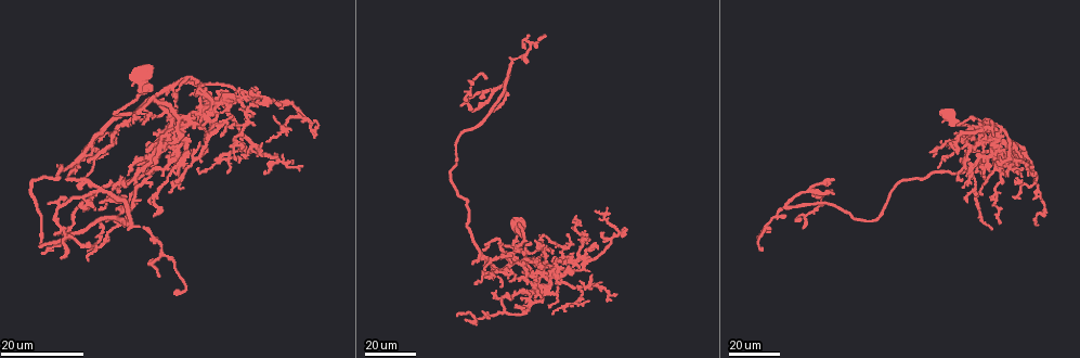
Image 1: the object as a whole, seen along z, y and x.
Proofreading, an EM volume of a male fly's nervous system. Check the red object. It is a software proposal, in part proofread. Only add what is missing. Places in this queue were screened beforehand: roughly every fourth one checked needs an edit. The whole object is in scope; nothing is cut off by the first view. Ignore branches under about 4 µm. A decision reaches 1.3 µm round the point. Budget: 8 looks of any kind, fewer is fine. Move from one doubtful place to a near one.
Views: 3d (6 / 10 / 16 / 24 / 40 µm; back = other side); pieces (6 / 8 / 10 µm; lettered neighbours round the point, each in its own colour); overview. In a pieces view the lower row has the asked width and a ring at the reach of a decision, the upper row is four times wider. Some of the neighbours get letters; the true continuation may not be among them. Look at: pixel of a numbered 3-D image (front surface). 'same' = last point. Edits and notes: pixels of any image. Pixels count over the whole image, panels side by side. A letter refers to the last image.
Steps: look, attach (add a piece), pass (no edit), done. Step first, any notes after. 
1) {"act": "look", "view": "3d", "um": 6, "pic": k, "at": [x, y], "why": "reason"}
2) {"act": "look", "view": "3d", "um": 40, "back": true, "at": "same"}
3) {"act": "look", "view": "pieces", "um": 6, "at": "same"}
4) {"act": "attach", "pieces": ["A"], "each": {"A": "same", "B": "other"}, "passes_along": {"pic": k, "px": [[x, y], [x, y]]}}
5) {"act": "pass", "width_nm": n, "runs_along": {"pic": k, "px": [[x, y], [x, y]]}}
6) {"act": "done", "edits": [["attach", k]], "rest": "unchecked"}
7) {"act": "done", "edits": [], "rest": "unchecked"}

{"act": "look", "view": "3d", "um": 24, "pic": 1, "at": [527, 35], "why": "free end"}

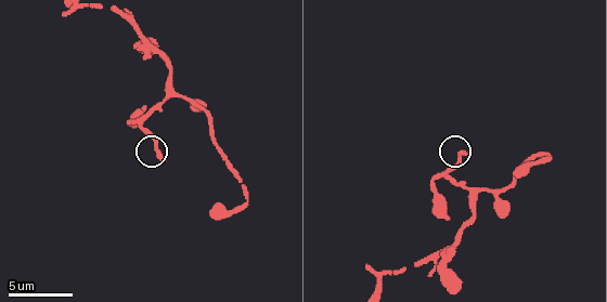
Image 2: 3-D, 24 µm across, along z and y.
{"act": "look", "view": "pieces", "um": 8, "pic": 2, "at": [467, 152]}

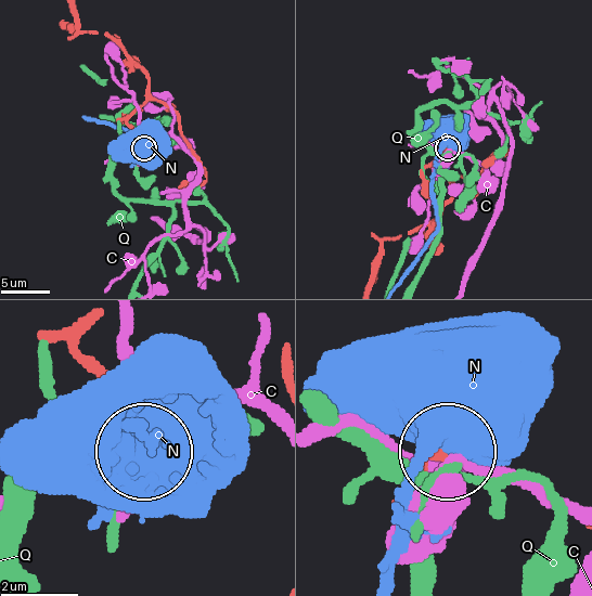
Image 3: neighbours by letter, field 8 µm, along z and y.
{"act": "pass", "each": {"C": "other", "N": "other", "Q": "other"}, "found": "no lettered piece goes on from it"}

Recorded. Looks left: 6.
{"act": "look", "view": "3d", "um": 16, "pic": 1, "at": [461, 104], "why": "branch stops here"}

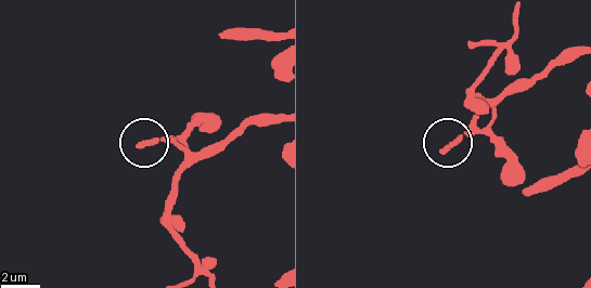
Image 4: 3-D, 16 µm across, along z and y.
{"act": "look", "view": "pieces", "um": 8, "pic": 4, "at": [138, 143], "why": "see the neighbours"}

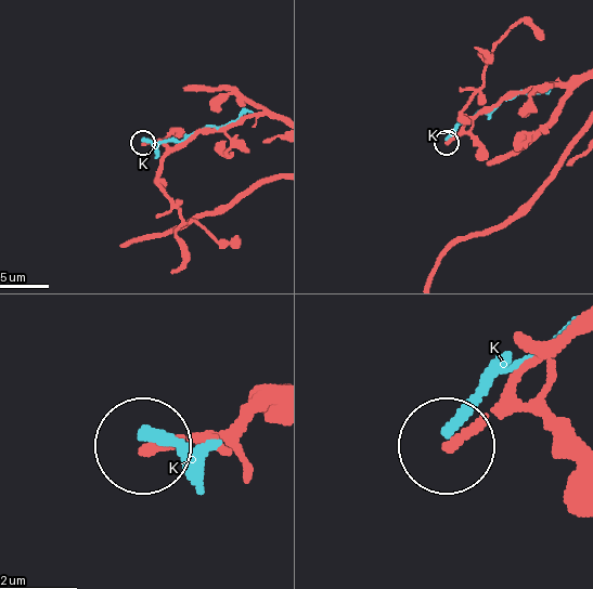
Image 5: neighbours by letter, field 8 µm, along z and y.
{"act": "pass", "each": {"K": "other"}, "runs_along": {"pic": 5, "px": [[576, 325], [453, 447]]}, "found": "none of them fits"}

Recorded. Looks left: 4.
{"act": "look", "view": "3d", "um": 16, "pic": 1, "at": [103, 203], "why": "branch stops here"}

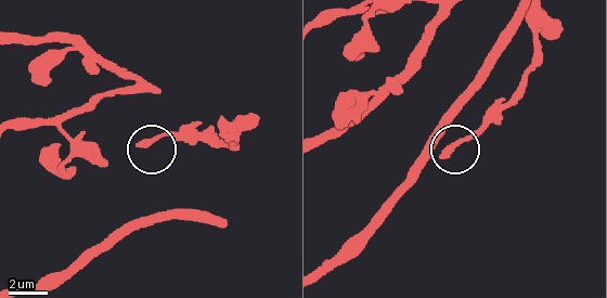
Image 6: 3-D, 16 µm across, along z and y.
{"act": "look", "view": "pieces", "um": 8, "pic": 6, "at": [140, 144], "why": "see the neighbours"}

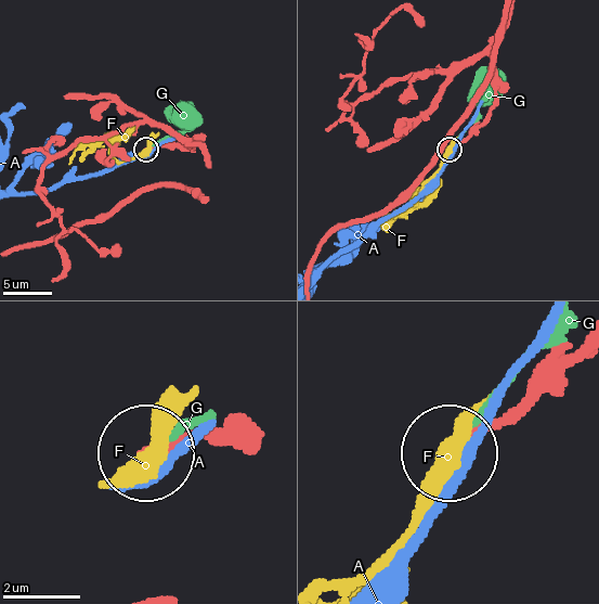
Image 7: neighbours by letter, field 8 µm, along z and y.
{"act": "pass", "width_nm": 270, "each": {"A": "other", "F": "other", "G": "other"}, "runs_along": {"pic": 7, "px": [[574, 348], [452, 452]]}, "found": "none of them fits"}

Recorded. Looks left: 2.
{"act": "look", "view": "3d", "um": 6, "pic": 2, "at": [432, 273], "why": "thin end"}

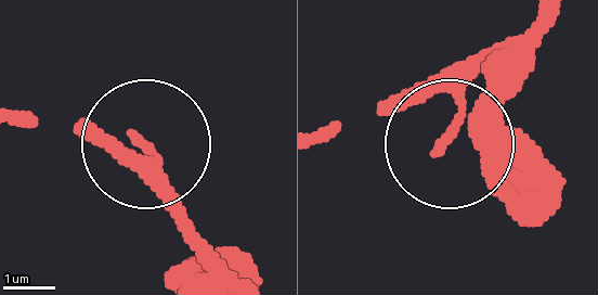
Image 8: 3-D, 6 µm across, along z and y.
{"act": "look", "view": "pieces", "um": 8, "pic": 8, "at": [442, 145], "why": "what lies round it"}

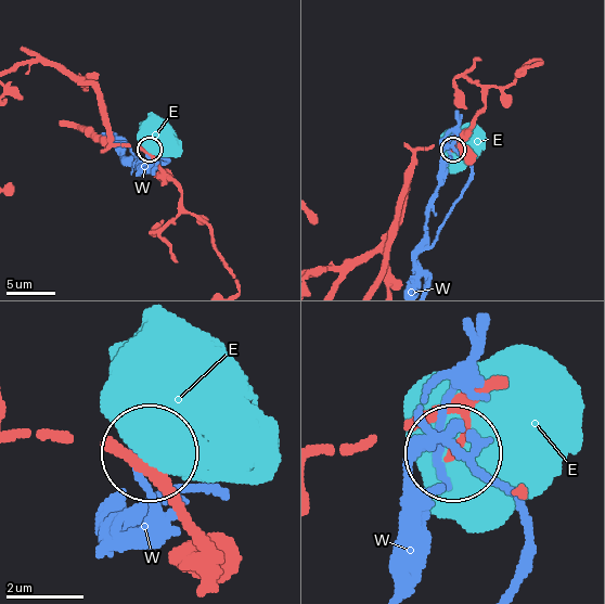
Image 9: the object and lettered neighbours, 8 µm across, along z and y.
{"act": "pass", "each": {"E": "other", "W": "other"}, "found": "none of them fits"}

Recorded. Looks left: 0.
{"act": "done", "edits": [], "rest": "unchecked"}

